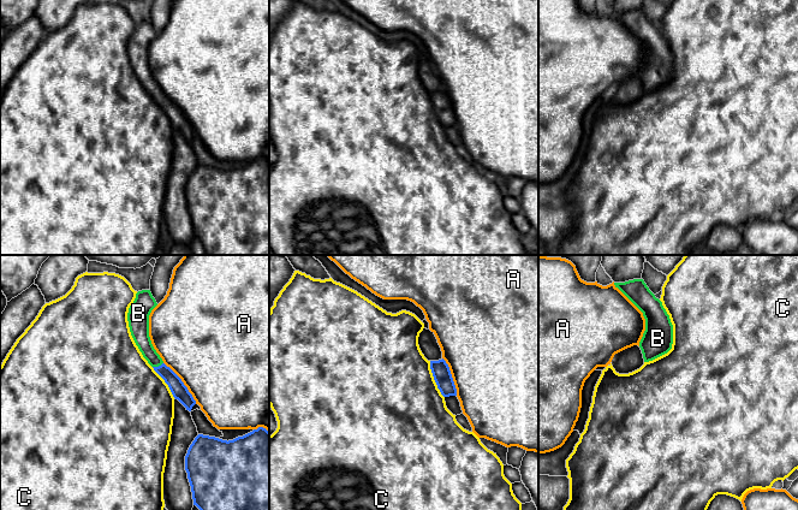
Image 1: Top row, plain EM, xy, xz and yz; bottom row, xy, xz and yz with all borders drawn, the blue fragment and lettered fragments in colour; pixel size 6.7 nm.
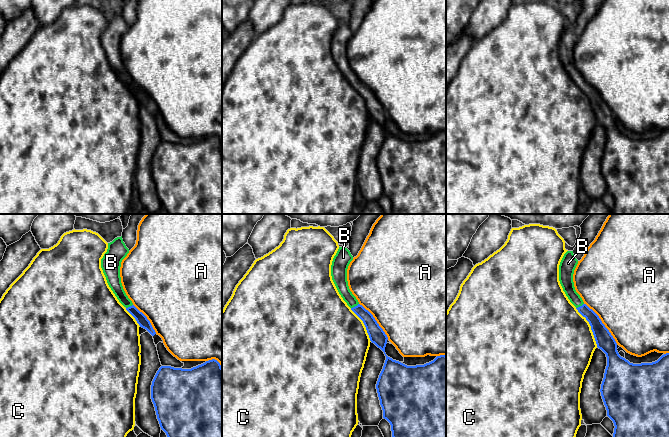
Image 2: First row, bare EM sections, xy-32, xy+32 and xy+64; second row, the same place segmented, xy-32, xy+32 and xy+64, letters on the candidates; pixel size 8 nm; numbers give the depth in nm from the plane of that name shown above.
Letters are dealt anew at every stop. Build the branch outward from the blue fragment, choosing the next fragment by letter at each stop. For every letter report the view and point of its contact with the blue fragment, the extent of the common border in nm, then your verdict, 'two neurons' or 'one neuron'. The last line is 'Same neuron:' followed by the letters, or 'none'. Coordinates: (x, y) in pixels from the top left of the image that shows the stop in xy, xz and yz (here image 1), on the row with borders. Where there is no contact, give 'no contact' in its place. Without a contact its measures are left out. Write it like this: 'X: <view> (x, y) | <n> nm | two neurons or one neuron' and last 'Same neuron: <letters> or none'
A: xy (183, 383) | 360 nm | two neurons
B: xy (159, 366) | 80 nm | one neuron
C: xz (434, 379) | 260 nm | two neurons
Same neuron: B

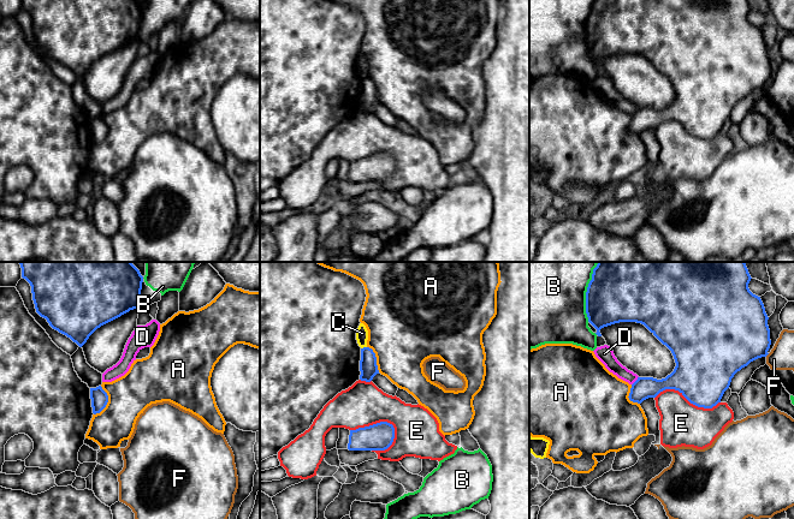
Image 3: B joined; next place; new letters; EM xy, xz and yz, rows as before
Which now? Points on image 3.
A: xy (107, 401) | 200 nm | two neurons
B: yz (586, 292) | 400 nm | two neurons
C: xz (363, 347) | 40 nm | two neurons
D: yz (635, 381) | 80 nm | two neurons
E: xz (378, 423) | 300 nm | two neurons
F: yz (766, 355) | 40 nm | two neurons
Same neuron: none

